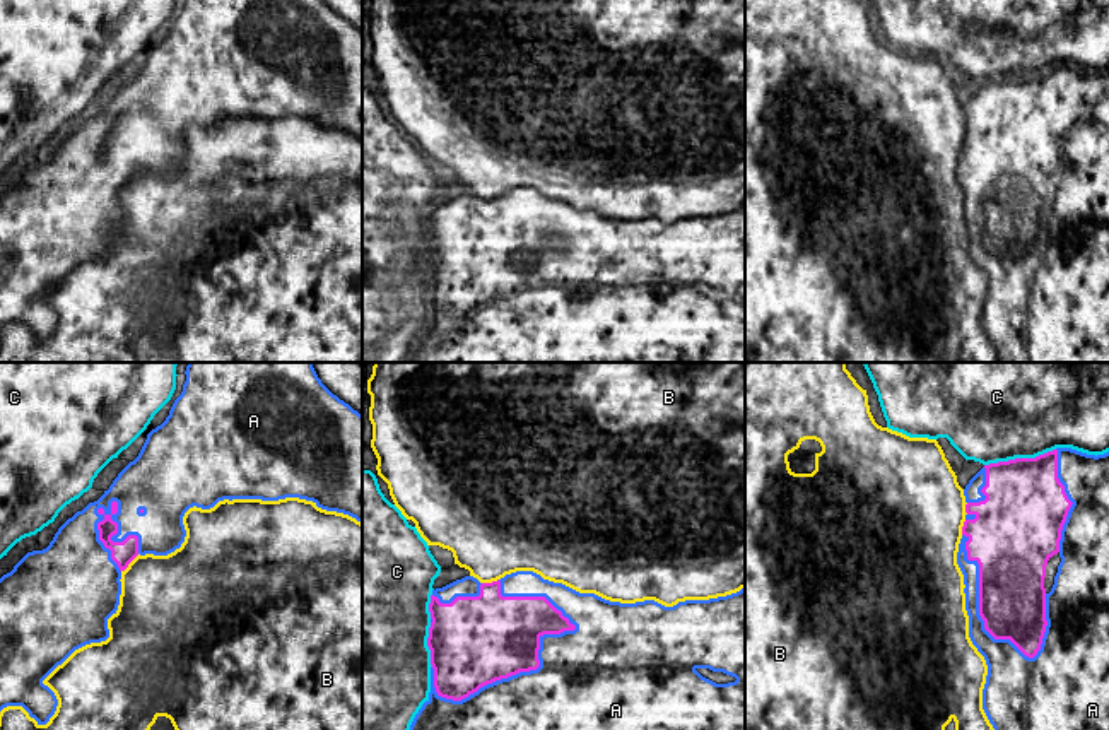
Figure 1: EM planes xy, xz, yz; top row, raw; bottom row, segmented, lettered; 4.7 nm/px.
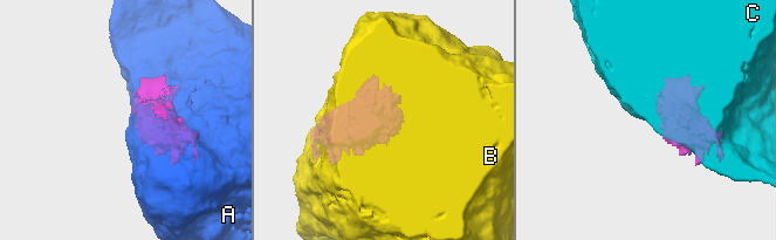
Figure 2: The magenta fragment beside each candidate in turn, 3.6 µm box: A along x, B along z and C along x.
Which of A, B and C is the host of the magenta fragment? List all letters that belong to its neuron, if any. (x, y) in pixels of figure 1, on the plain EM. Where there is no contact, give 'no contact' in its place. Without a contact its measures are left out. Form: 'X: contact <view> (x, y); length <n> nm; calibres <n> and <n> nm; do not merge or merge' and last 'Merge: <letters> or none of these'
A: contact xz (518, 289); length 750 nm; calibres 420 and 500 nm; merge
B: contact xy (130, 178); length 120 nm; calibres 110 and 440 nm; do not merge
C: contact yz (1019, 76); length 340 nm; calibres 400 and 380 nm; do not merge
Merge: A

